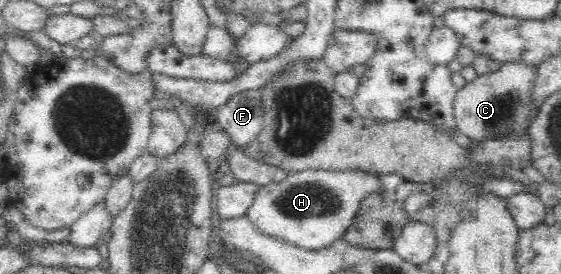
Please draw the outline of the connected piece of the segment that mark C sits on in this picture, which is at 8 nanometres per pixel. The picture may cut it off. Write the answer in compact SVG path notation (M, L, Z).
M507 62L502 63L497 72L487 72L467 81L463 88L458 89L452 102L454 124L459 132L478 141L491 135L509 136L513 129L522 131L529 126L535 116L530 112L530 90L536 70L520 62Z

